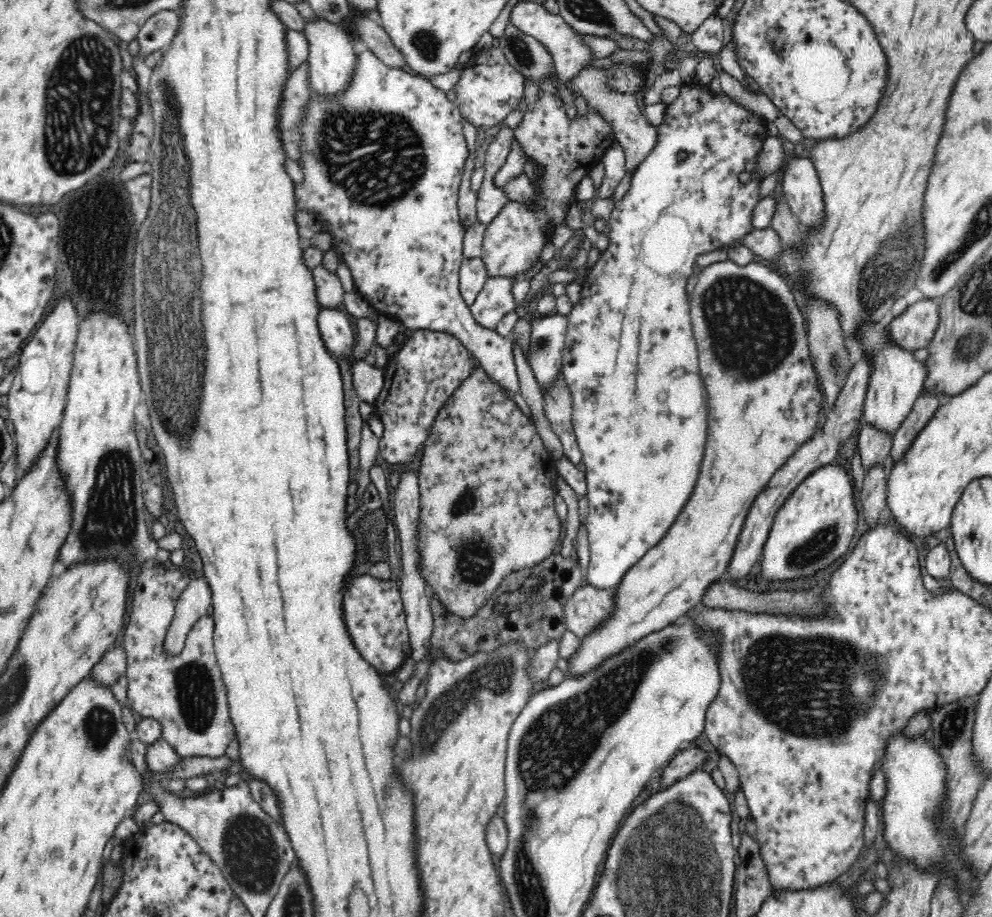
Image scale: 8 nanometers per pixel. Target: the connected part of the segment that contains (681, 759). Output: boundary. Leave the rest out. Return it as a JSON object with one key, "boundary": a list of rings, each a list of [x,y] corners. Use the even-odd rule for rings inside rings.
{"boundary":[[[688,747],[680,750],[675,757],[662,770],[662,782],[656,783],[660,790],[668,788],[670,784],[674,784],[676,780],[684,778],[686,775],[692,774],[711,758],[707,751],[700,747]]]}

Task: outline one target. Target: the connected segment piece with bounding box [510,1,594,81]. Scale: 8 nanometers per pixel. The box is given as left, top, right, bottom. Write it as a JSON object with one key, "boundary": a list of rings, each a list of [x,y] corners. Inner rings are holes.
{"boundary":[[[518,1],[511,11],[510,22],[518,31],[538,39],[548,49],[554,59],[558,78],[566,78],[570,81],[570,78],[574,78],[582,70],[588,69],[590,62],[594,60],[590,49],[582,43],[580,36],[576,35],[576,31],[559,14],[548,13],[540,3]],[[589,60],[590,62],[588,62]]]}

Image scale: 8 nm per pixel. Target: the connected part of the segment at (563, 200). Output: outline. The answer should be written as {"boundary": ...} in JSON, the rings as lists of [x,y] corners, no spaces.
{"boundary":[[[540,90],[536,102],[528,105],[527,109],[522,111],[522,122],[513,130],[514,140],[520,144],[518,147],[522,147],[528,161],[538,165],[539,172],[536,180],[530,180],[532,189],[535,191],[534,199],[530,203],[509,201],[488,224],[484,225],[480,259],[484,261],[486,273],[490,277],[510,277],[512,280],[518,280],[540,258],[546,256],[551,249],[550,238],[552,238],[553,232],[560,225],[566,225],[567,210],[576,202],[575,190],[578,183],[586,176],[589,176],[589,170],[592,166],[601,162],[604,153],[616,141],[616,135],[614,135],[610,120],[606,120],[595,108],[587,106],[585,114],[576,113],[574,118],[569,119],[564,105],[565,103],[558,92],[553,94]]]}

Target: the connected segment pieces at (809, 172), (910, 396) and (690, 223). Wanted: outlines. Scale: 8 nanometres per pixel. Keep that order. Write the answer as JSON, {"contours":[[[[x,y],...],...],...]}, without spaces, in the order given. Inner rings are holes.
{"contours":[[[[790,156],[779,181],[785,200],[802,228],[818,226],[824,214],[823,191],[810,158]]],[[[886,324],[862,325],[861,331],[859,339],[861,348],[863,352],[871,354],[871,360],[873,360],[873,371],[862,410],[864,424],[872,425],[872,428],[892,437],[906,420],[916,399],[921,395],[922,384],[926,380],[926,367],[922,361],[915,360],[910,351],[900,349],[890,343]]],[[[694,83],[682,84],[680,96],[678,96],[676,100],[667,106],[665,117],[663,118],[663,122],[660,124],[660,130],[658,130],[658,135],[660,136],[658,136],[657,145],[650,151],[650,154],[633,170],[632,182],[628,192],[626,192],[625,196],[622,196],[620,201],[616,202],[616,206],[609,215],[607,220],[609,245],[605,251],[600,253],[599,259],[593,266],[590,267],[590,270],[588,270],[585,279],[583,280],[582,284],[580,284],[581,296],[578,302],[576,302],[576,304],[574,304],[572,307],[570,314],[567,316],[567,336],[565,338],[565,346],[563,347],[563,365],[561,372],[564,382],[566,383],[566,387],[568,387],[568,391],[570,391],[570,398],[572,401],[571,415],[573,431],[575,432],[577,443],[579,444],[579,449],[582,453],[581,460],[584,462],[584,466],[586,466],[586,496],[589,502],[589,510],[585,524],[588,530],[588,541],[590,542],[590,564],[588,564],[588,568],[585,570],[584,575],[586,576],[588,585],[594,586],[596,589],[608,590],[616,587],[617,584],[622,581],[622,578],[626,575],[626,572],[632,566],[635,566],[638,563],[638,560],[642,558],[642,556],[645,556],[648,553],[649,548],[654,547],[656,544],[658,544],[658,542],[662,541],[665,532],[668,532],[668,529],[670,526],[672,526],[672,522],[676,520],[676,517],[678,514],[680,514],[680,510],[682,510],[684,504],[686,504],[686,500],[690,498],[690,494],[692,494],[692,490],[694,490],[694,484],[696,484],[696,481],[698,480],[700,462],[702,462],[702,456],[704,456],[705,452],[704,446],[706,446],[706,440],[708,438],[707,428],[709,415],[709,396],[699,369],[699,352],[697,349],[697,342],[695,341],[695,337],[692,334],[693,326],[691,323],[691,306],[689,305],[689,294],[686,293],[686,282],[688,282],[688,278],[692,276],[692,268],[694,268],[696,258],[698,258],[700,254],[710,252],[711,250],[718,250],[718,248],[724,248],[724,246],[732,247],[734,240],[738,240],[738,238],[742,238],[744,234],[752,232],[750,218],[752,218],[752,210],[754,210],[754,206],[758,205],[758,202],[760,201],[760,196],[758,196],[758,183],[760,180],[753,179],[750,182],[744,183],[738,179],[738,175],[740,172],[744,172],[745,170],[746,172],[750,172],[750,170],[754,170],[754,168],[756,168],[756,160],[758,160],[758,154],[760,154],[762,142],[764,142],[764,138],[767,137],[765,125],[766,121],[764,119],[736,104],[726,95],[722,96],[722,98],[716,98],[716,96],[709,88],[707,88],[706,85]]]]}

